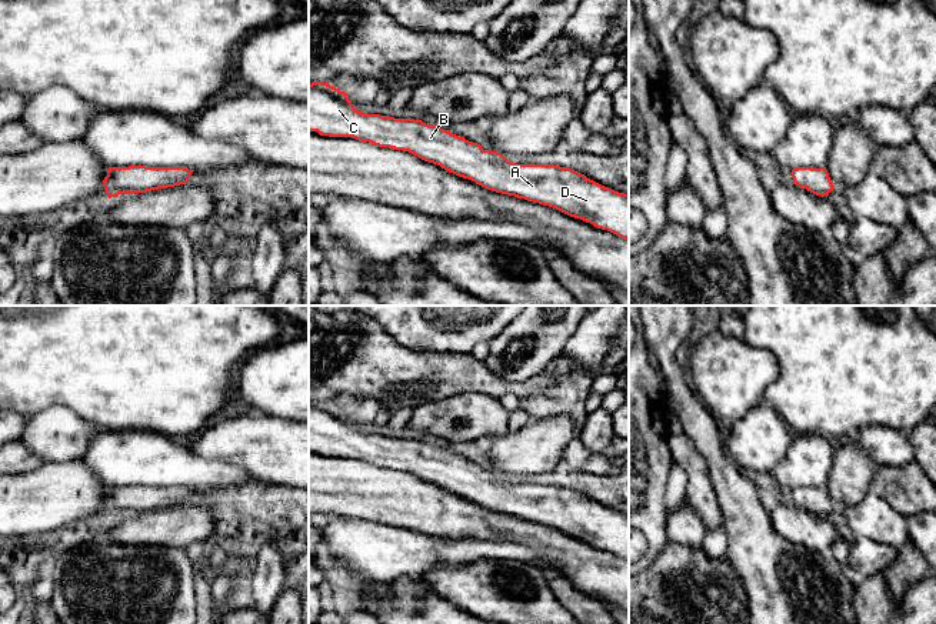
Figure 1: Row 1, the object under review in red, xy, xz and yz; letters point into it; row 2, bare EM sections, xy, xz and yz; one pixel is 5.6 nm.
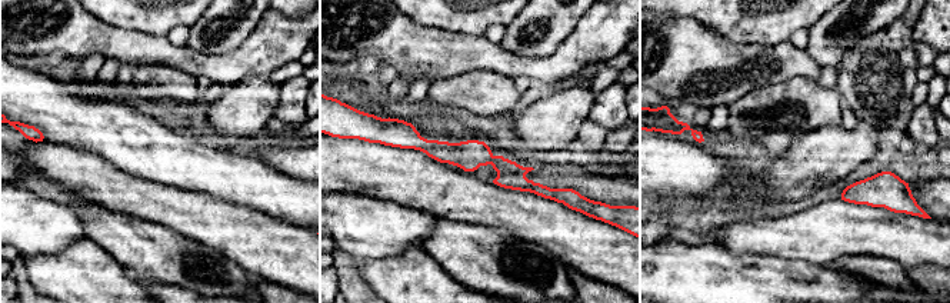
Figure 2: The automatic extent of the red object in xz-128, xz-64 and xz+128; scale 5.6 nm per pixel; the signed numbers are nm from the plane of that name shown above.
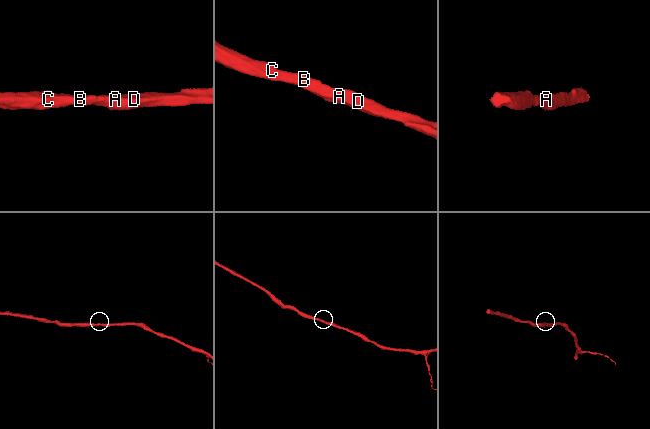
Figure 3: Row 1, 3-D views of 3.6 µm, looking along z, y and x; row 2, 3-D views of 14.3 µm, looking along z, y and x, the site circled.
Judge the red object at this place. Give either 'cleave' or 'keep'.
keep

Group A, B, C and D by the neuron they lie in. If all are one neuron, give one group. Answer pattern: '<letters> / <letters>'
A B C D

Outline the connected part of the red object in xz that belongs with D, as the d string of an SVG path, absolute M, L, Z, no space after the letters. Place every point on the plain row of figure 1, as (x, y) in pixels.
M317 400L309 404L309 451L409 471L487 510L553 527L629 560L629 514L567 487L512 483L422 440L362 433L349 414Z

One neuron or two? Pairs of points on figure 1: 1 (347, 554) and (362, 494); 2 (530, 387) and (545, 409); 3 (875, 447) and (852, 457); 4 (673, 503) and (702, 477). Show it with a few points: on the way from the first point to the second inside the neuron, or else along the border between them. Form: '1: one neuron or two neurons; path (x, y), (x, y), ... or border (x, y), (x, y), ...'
1: two neurons; border (336, 514), (372, 519), (389, 526)
2: two neurons; border (553, 377), (553, 381), (546, 389), (520, 399)
3: two neurons; border (852, 439), (875, 467)
4: two neurons; border (675, 461), (686, 477), (685, 499)

